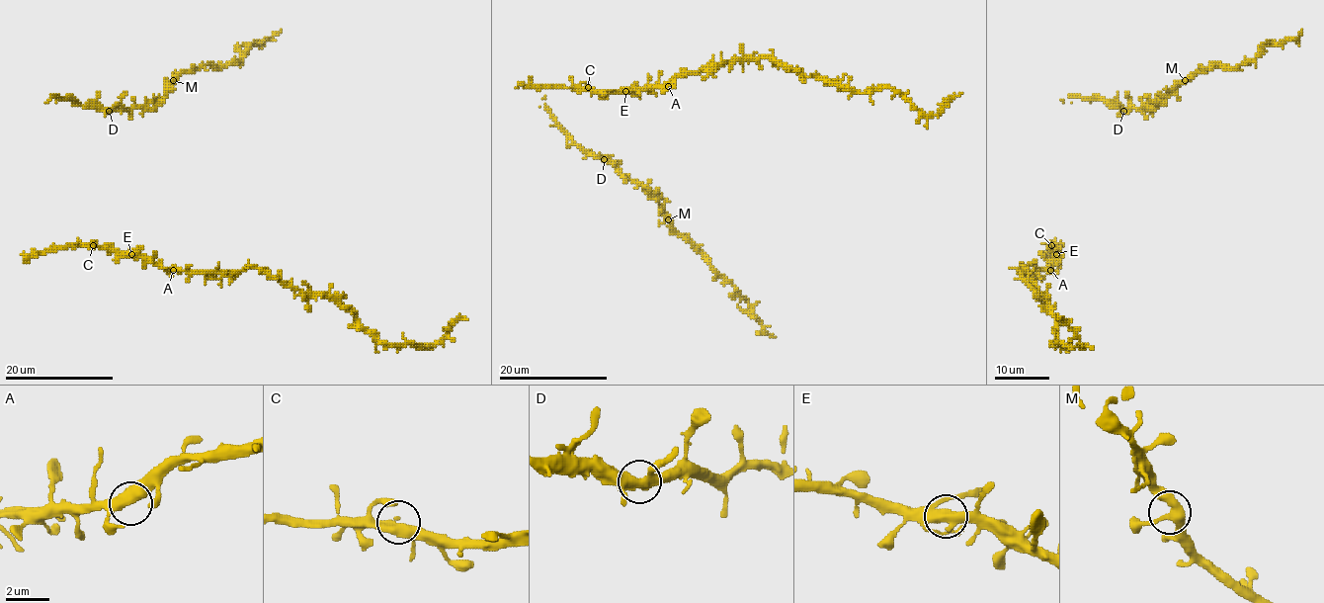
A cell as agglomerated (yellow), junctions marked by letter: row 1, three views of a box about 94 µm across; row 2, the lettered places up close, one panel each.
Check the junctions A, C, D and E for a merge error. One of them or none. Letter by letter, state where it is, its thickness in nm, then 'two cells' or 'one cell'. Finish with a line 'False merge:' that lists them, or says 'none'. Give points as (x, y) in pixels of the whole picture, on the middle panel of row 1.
A: at (668, 86); 420 nm thick; one cell
C: at (588, 87); 400 nm thick; one cell
D: at (604, 159); 400 nm thick; one cell
E: at (625, 91); 400 nm thick; one cell
False merge: none

